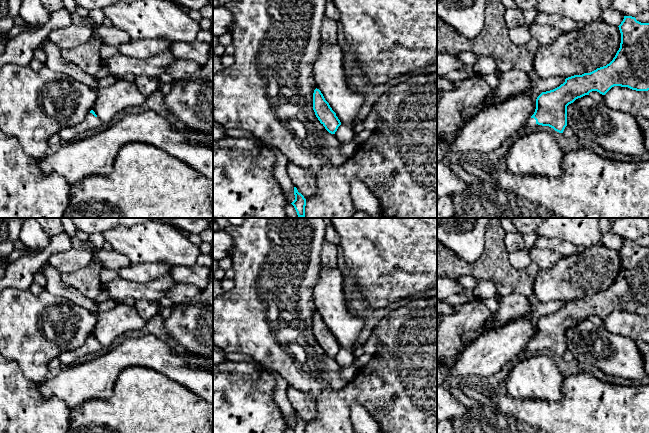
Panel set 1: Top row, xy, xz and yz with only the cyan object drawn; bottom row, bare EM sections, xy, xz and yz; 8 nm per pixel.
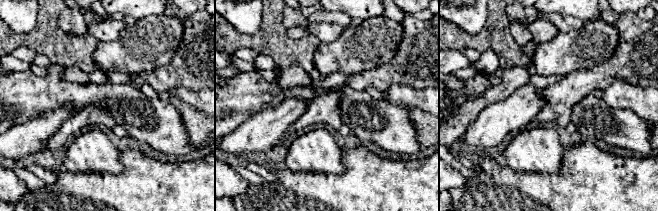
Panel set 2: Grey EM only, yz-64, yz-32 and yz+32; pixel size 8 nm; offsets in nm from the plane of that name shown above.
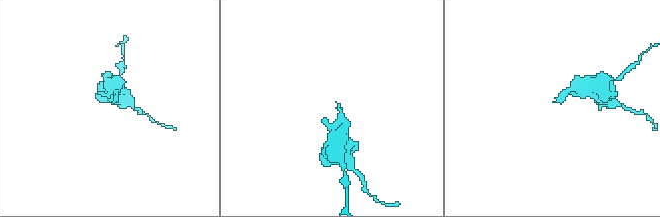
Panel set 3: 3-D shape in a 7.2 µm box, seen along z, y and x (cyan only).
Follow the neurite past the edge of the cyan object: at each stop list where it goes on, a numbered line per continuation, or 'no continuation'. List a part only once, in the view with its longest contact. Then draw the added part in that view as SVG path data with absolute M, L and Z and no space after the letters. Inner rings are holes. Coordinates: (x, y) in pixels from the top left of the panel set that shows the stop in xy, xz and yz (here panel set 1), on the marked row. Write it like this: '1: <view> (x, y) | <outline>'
1: yz (531, 122) | M534 118L528 119L528 121L525 123L525 125L522 127L522 129L520 130L520 132L518 134L524 133L524 130L527 127L535 127L535 125L536 125L536 120Z

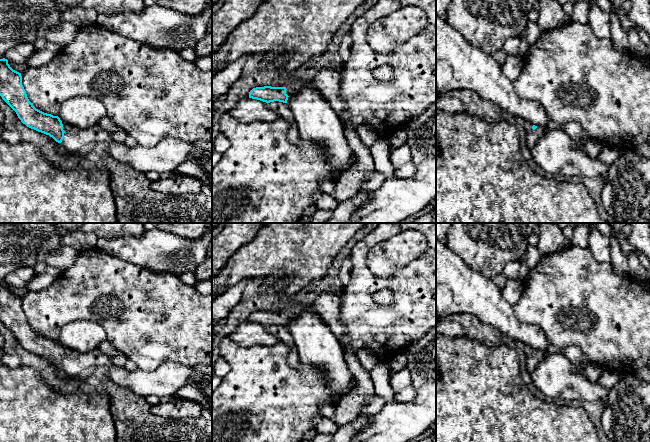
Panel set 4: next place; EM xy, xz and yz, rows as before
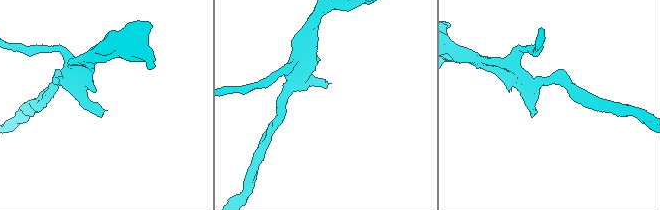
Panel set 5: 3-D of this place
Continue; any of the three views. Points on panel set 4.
1: xy (75, 139) | M66 123L62 124L65 133L61 144L70 152L83 153L87 148L96 143L112 140L111 133L99 125L95 125L89 129L82 129Z

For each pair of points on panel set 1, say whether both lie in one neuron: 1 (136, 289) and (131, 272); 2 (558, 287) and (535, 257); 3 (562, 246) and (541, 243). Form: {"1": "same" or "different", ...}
{"1": "different", "2": "different", "3": "same"}

